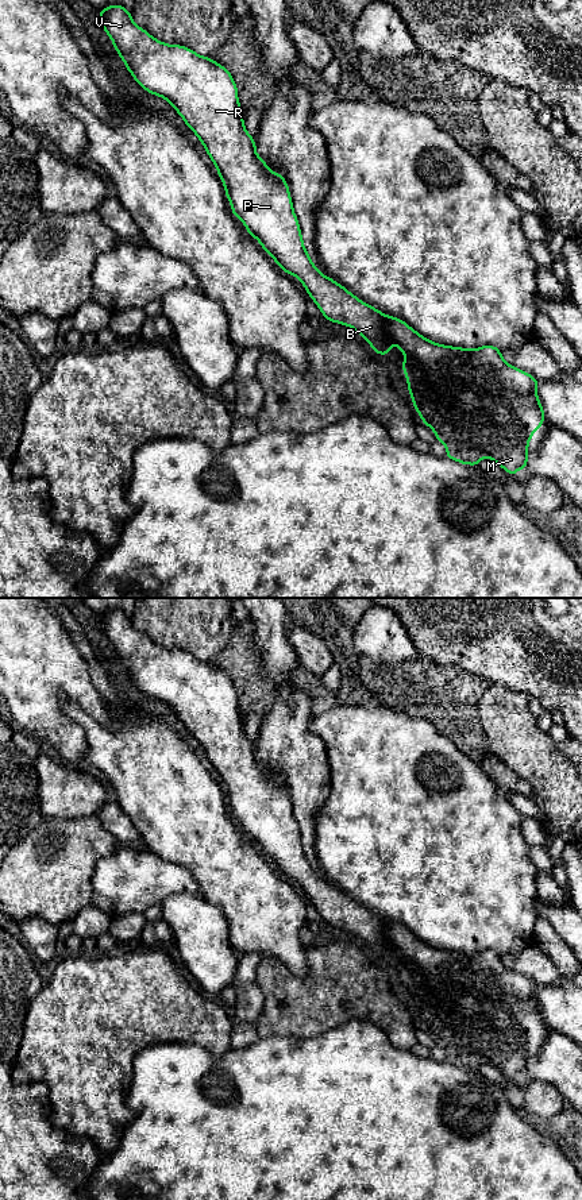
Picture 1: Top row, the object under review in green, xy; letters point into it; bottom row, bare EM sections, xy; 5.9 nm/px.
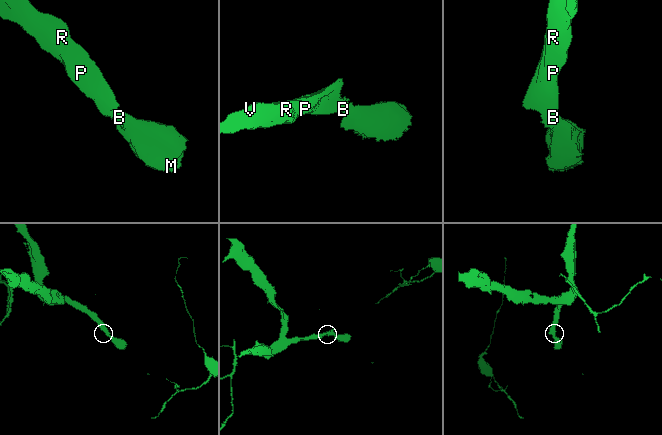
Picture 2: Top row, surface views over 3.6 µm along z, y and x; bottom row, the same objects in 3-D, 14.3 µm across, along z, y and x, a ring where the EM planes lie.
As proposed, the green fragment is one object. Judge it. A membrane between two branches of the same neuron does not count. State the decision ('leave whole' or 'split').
split

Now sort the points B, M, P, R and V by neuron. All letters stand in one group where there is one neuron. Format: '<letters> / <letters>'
B P R V / M

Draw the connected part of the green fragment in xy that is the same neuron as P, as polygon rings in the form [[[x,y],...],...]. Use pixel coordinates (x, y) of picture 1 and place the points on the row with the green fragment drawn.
[[[119,4],[100,9],[99,20],[135,81],[151,94],[167,100],[204,144],[217,167],[226,196],[232,205],[231,212],[240,219],[247,232],[259,240],[262,248],[286,274],[293,274],[302,282],[327,320],[359,332],[375,354],[390,354],[392,342],[385,335],[383,315],[332,278],[323,275],[311,261],[293,211],[289,186],[284,177],[269,170],[266,162],[255,153],[257,144],[244,128],[238,89],[230,72],[209,57],[201,57],[188,47],[157,40],[138,27],[131,13]]]

